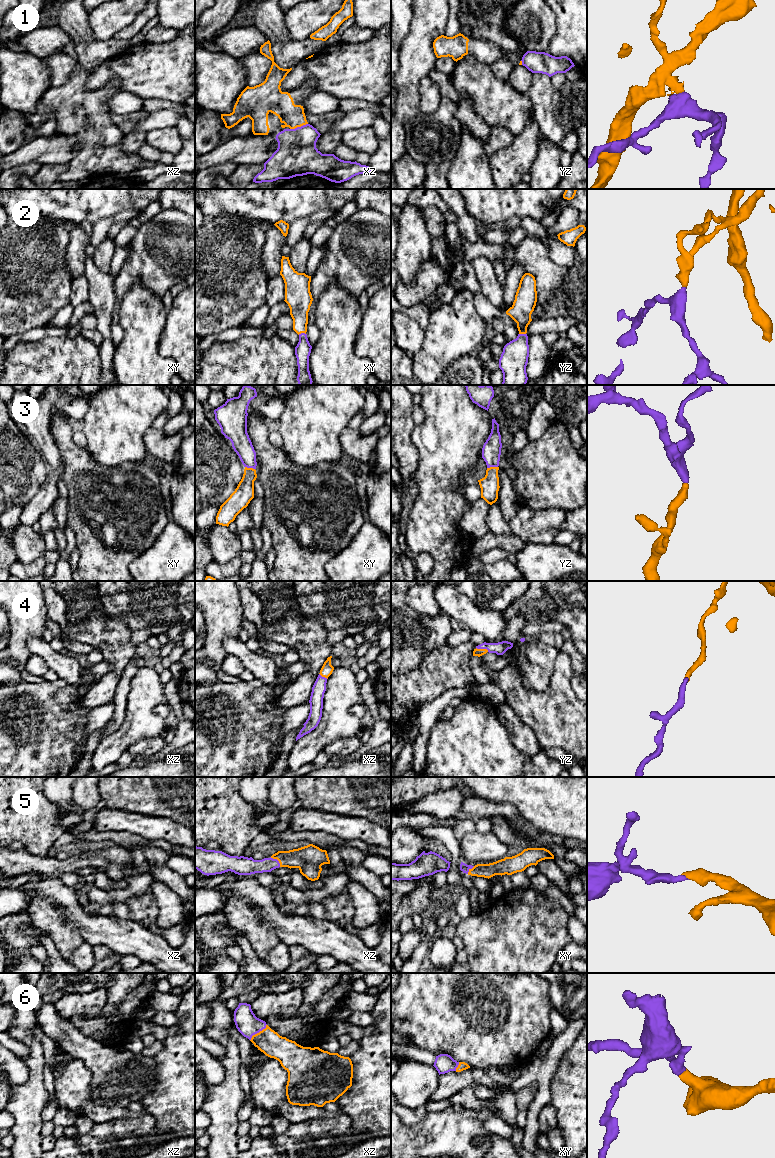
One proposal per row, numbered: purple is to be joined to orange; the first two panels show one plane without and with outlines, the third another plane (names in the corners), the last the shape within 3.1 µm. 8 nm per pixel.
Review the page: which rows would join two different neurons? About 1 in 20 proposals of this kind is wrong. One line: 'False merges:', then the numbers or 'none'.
False merges: none

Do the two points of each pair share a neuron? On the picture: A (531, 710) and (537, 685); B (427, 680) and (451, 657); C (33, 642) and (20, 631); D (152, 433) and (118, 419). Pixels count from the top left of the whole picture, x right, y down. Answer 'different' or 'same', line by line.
A: different
B: same
C: different
D: different

